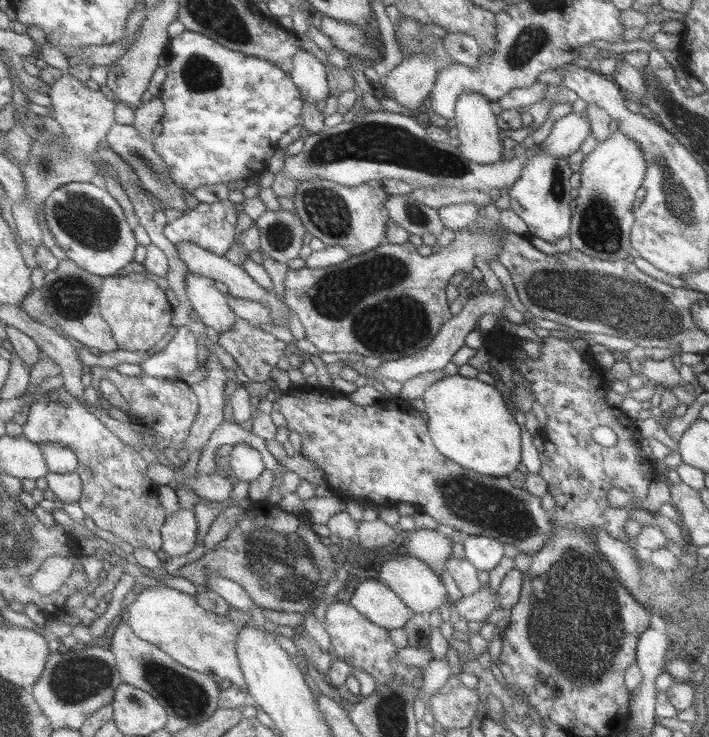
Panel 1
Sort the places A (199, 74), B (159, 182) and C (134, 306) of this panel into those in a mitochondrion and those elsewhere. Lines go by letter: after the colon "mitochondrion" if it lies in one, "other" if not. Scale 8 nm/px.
A: mitochondrion
B: mitochondrion
C: other

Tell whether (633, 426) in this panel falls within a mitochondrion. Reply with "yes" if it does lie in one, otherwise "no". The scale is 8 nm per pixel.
no

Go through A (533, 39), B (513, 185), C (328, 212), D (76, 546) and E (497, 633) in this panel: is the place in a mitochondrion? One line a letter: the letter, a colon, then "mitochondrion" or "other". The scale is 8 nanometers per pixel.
A: mitochondrion
B: other
C: mitochondrion
D: other
E: other

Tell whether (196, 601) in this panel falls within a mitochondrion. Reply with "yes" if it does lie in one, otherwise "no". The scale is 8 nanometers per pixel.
no

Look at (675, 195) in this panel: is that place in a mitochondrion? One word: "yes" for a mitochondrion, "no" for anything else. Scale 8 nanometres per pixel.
yes

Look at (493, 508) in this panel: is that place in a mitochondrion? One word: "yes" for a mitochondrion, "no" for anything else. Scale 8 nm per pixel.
yes

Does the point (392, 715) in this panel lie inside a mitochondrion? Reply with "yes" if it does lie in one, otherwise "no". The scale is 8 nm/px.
yes

